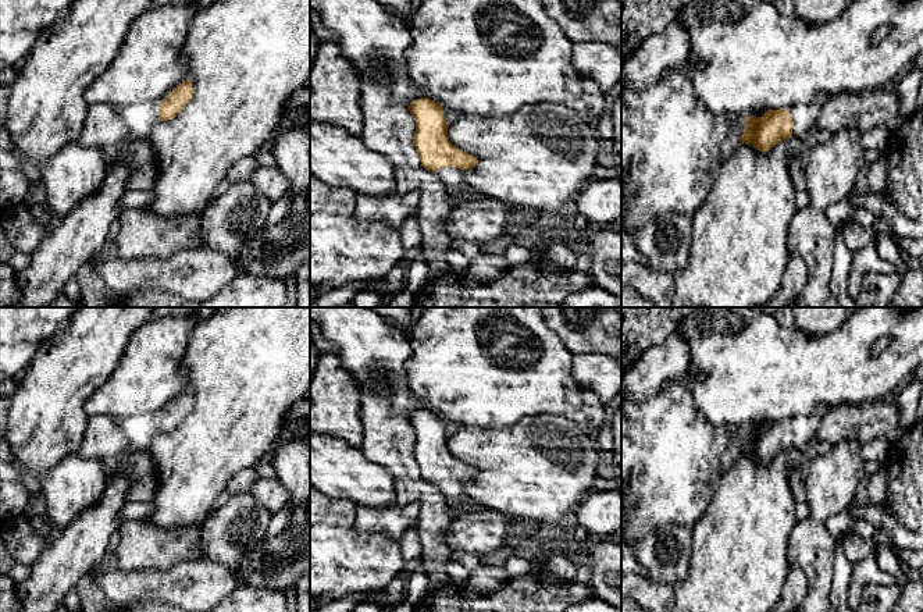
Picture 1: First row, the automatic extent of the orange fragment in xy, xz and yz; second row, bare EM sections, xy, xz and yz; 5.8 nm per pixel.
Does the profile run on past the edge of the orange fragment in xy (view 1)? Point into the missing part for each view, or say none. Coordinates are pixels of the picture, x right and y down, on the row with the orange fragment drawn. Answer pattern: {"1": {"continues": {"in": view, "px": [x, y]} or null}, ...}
{"1": {"continues": {"in": "xy", "px": [139, 118]}}}

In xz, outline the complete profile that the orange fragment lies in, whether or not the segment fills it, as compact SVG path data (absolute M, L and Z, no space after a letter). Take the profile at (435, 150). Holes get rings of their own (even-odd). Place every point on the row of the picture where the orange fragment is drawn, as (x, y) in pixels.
M420 97L407 108L416 121L413 145L421 166L435 172L449 193L474 193L463 171L475 167L478 160L449 140L443 107L428 97Z

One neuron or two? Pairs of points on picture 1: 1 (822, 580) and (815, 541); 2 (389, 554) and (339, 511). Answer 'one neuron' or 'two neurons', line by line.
1: one neuron
2: one neuron

